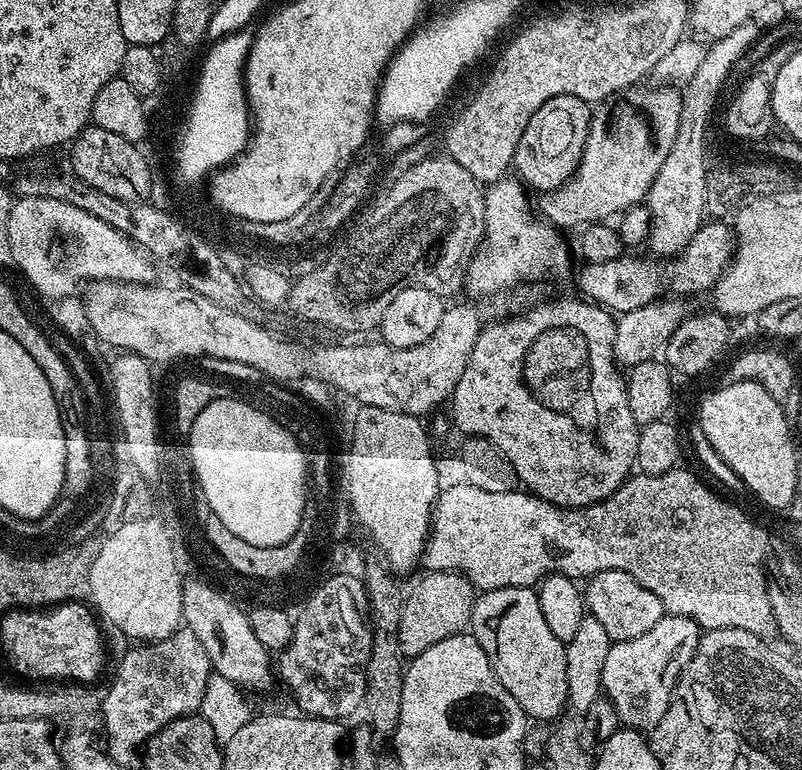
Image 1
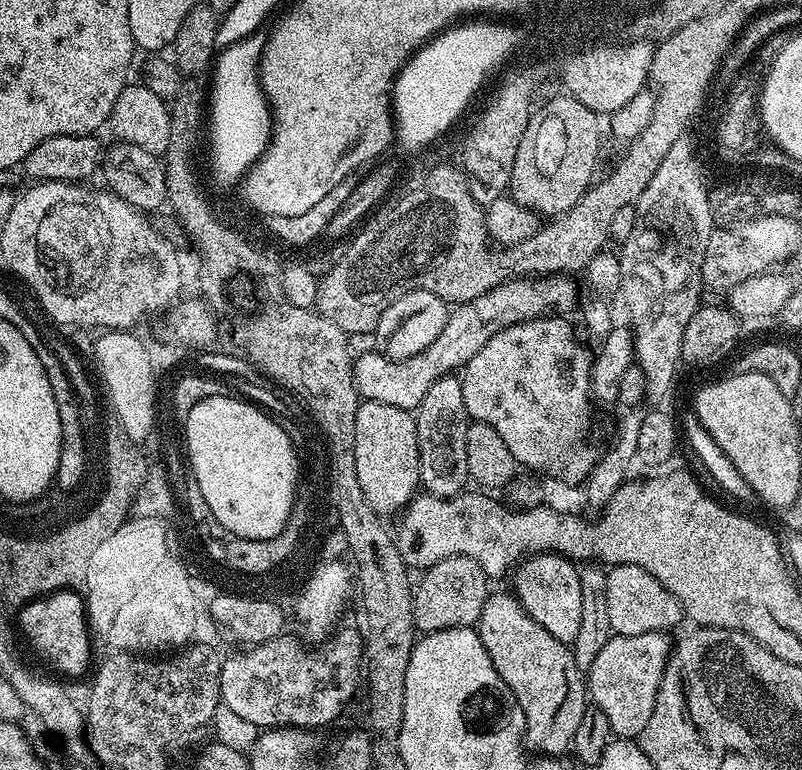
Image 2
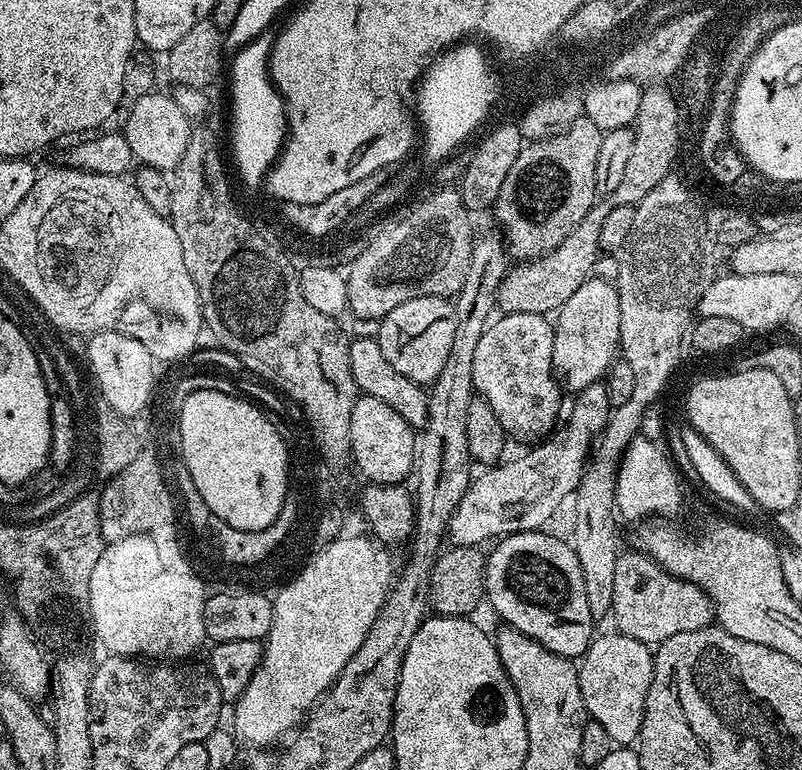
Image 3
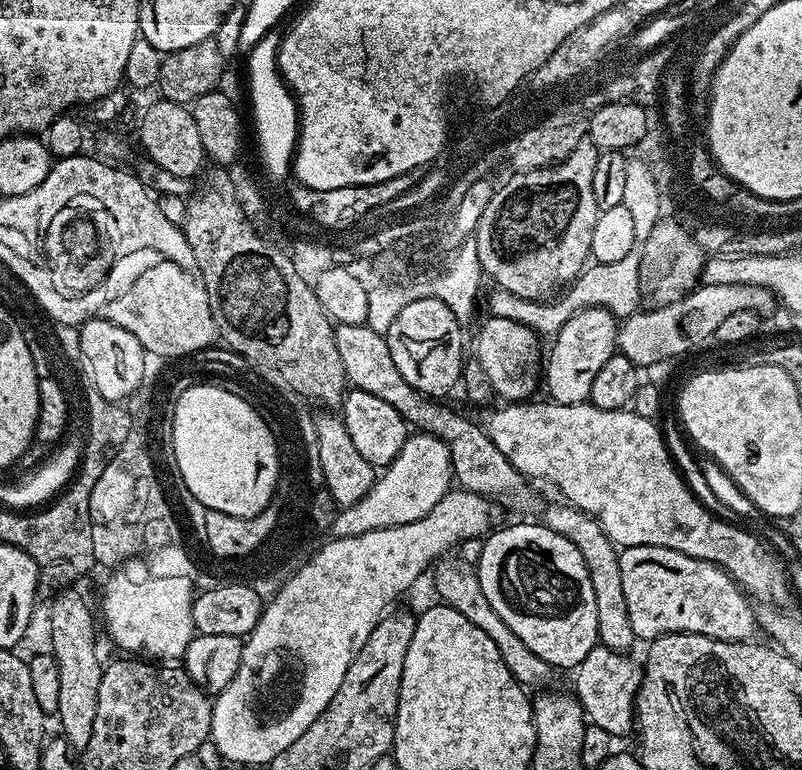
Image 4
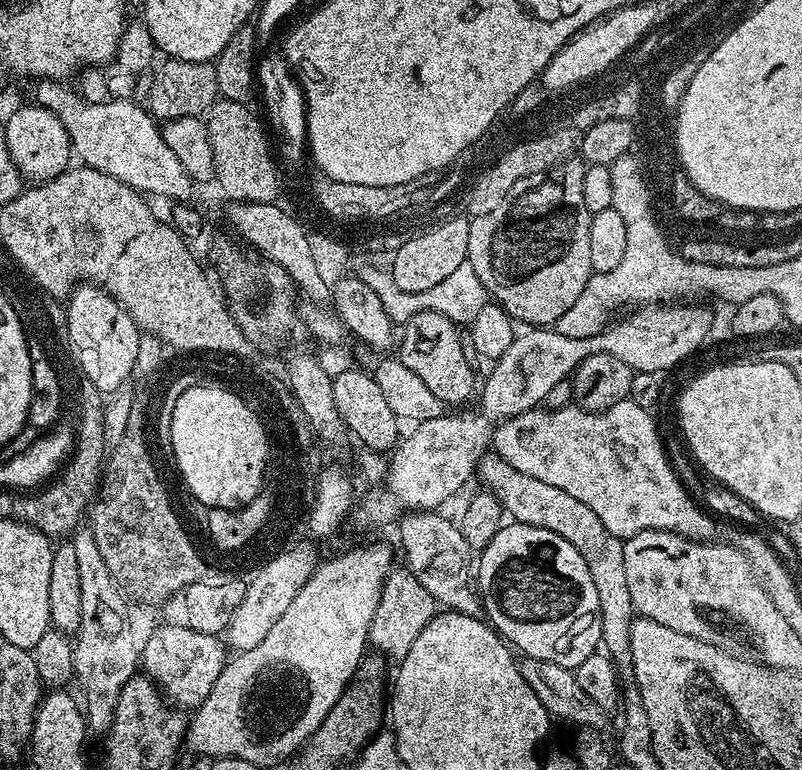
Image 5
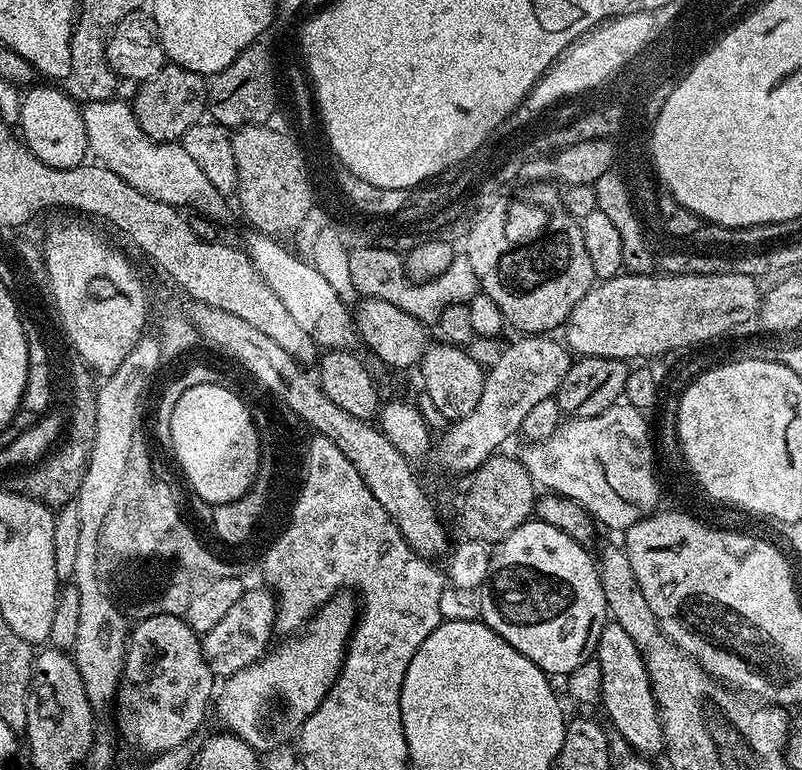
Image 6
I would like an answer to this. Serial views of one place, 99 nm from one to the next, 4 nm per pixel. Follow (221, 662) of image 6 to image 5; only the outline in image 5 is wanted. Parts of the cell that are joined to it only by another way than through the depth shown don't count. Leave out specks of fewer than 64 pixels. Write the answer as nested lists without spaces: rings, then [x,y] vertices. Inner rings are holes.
[[[295,544],[285,547],[273,564],[260,571],[260,575],[256,576],[257,584],[246,585],[246,598],[242,598],[238,610],[234,610],[234,618],[230,618],[226,633],[227,647],[233,653],[254,650],[254,646],[258,646],[258,642],[262,642],[262,638],[270,634],[274,622],[278,622],[278,618],[286,614],[286,609],[290,607],[290,602],[294,602],[298,590],[302,590],[302,586],[306,586],[308,579],[315,574],[318,567],[315,546]]]

